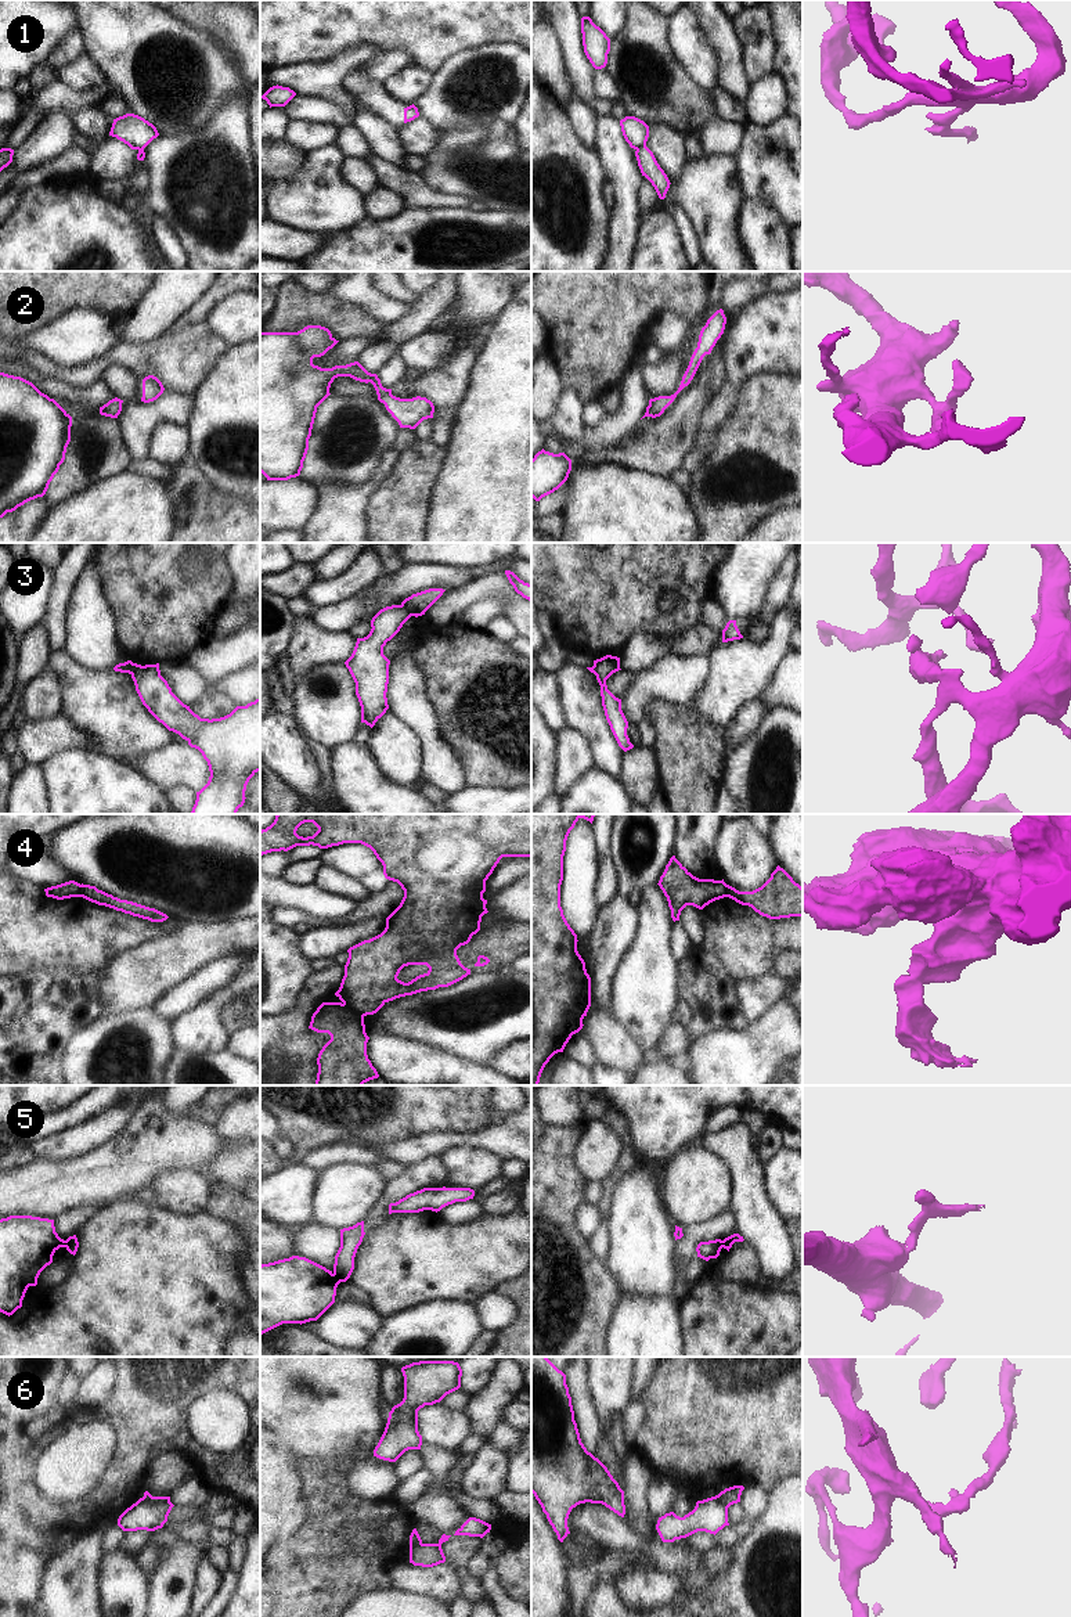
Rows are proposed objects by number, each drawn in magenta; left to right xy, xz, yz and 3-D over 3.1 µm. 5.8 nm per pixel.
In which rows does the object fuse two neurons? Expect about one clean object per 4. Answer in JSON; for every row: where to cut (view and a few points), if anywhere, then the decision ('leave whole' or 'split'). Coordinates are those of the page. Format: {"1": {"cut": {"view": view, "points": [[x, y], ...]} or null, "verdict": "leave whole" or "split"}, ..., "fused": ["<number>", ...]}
{"1": {"cut": {"view": "yz", "points": [[645, 144], [637, 150]]}, "verdict": "split"}, "2": {"cut": null, "verdict": "leave whole"}, "3": {"cut": {"view": "xz", "points": [[401, 604], [411, 615]]}, "verdict": "split"}, "4": {"cut": {"view": "xz", "points": [[343, 1003], [363, 1018]]}, "verdict": "split"}, "5": {"cut": {"view": "xz", "points": [[334, 1272], [341, 1281]]}, "verdict": "split"}, "6": {"cut": {"view": "xy", "points": [[143, 1497], [152, 1502], [169, 1501]]}, "verdict": "split"}, "fused": ["1", "3", "4", "5", "6"]}

